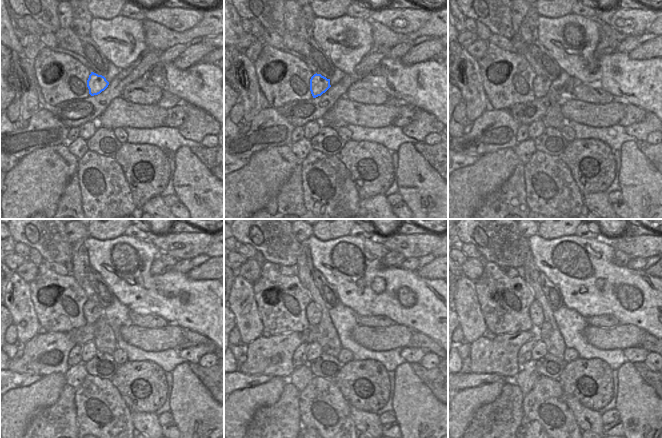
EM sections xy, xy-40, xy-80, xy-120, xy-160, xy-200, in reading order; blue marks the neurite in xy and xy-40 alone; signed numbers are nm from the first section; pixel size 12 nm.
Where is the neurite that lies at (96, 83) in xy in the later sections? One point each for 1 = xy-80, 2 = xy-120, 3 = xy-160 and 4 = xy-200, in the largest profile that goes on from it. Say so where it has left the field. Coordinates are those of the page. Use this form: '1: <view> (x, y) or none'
1: xy-80 (541, 84)
2: xy-120 (92, 311)
3: xy-160 (313, 313)
4: xy-200 (535, 311)

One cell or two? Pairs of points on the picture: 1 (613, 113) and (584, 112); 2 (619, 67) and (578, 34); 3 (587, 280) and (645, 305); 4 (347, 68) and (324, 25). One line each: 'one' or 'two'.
1: one
2: one
3: one
4: one

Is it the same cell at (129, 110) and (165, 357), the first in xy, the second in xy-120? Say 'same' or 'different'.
different

